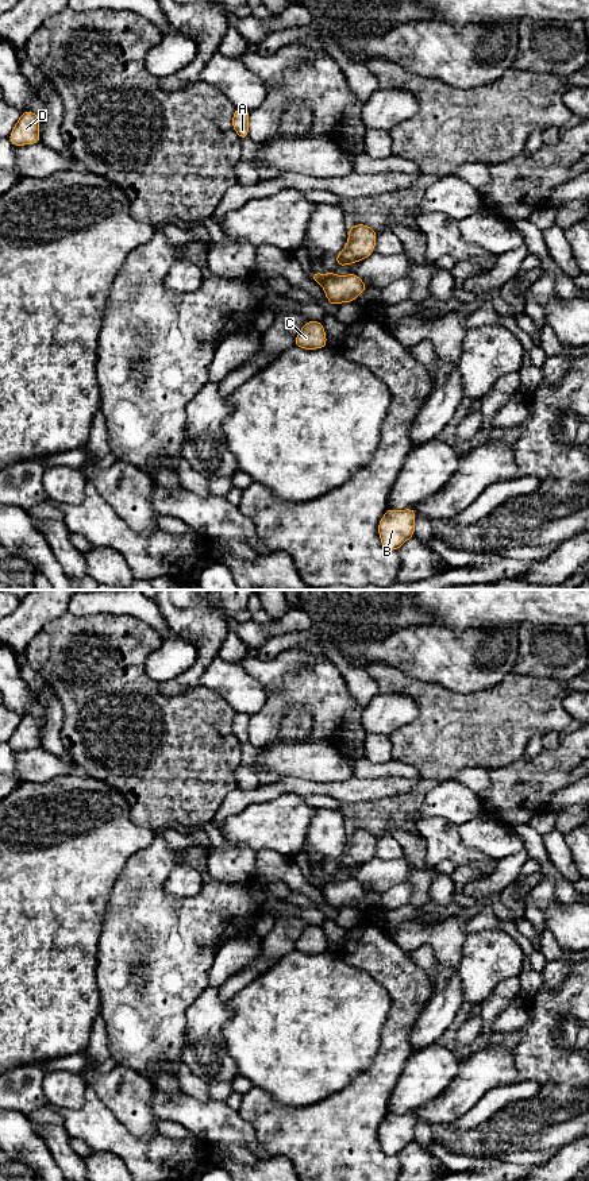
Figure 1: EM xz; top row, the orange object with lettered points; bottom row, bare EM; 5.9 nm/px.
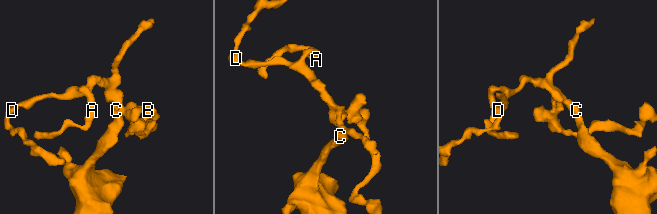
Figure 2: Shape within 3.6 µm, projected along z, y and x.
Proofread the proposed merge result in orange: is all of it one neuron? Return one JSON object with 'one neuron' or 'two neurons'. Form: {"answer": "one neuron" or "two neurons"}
{"answer": "two neurons"}

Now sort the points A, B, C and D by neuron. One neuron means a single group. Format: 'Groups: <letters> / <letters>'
Groups: A C D / B

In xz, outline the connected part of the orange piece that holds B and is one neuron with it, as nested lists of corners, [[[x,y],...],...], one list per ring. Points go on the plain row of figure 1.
[[[389,1112],[378,1127],[378,1141],[382,1151],[396,1157],[415,1141],[415,1124],[416,1116],[413,1112],[404,1115]]]

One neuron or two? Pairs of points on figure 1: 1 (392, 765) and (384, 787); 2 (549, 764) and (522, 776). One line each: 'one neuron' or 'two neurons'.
1: two neurons
2: one neuron

